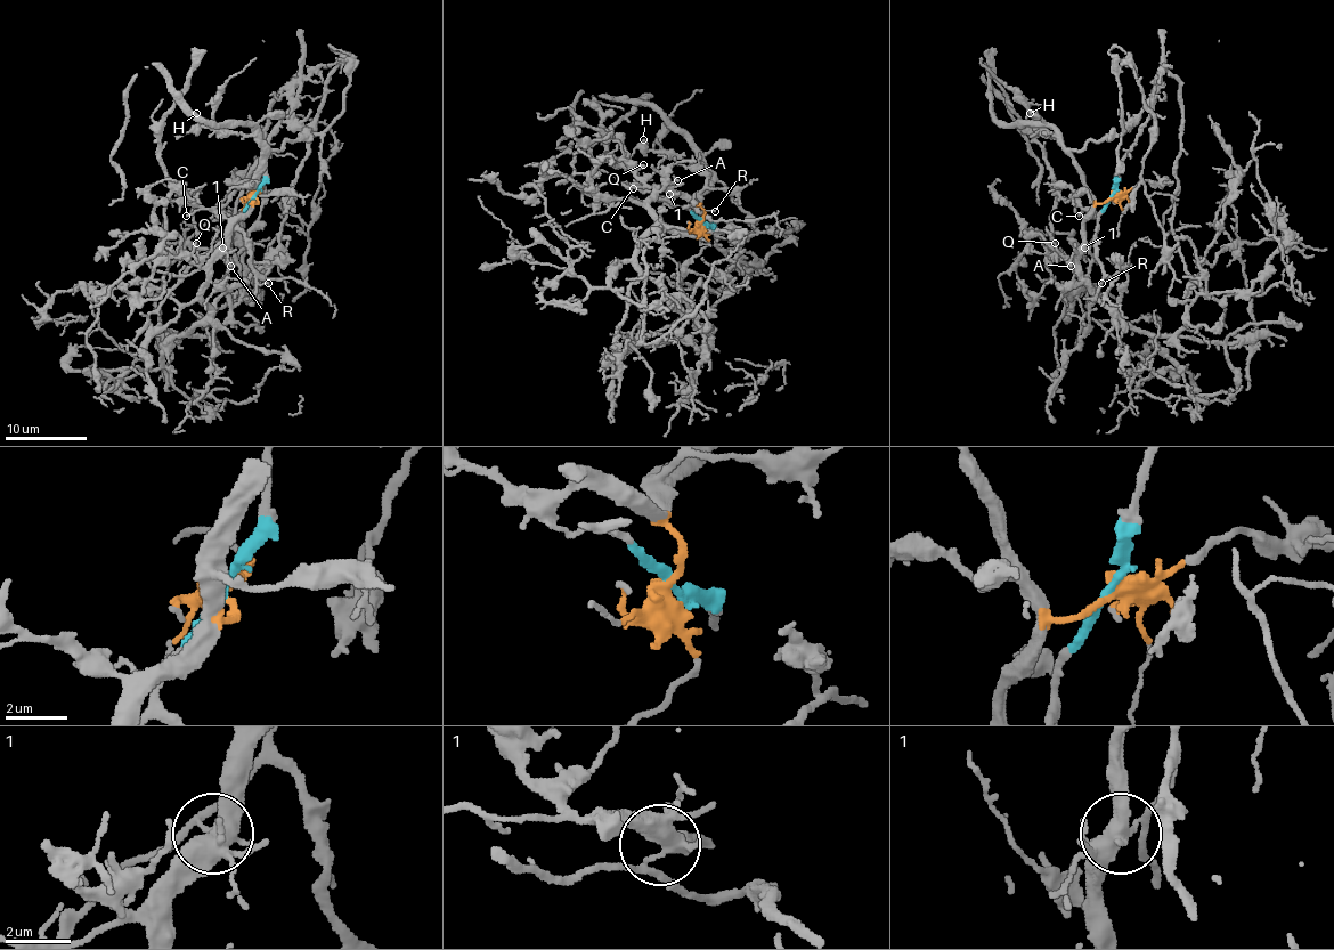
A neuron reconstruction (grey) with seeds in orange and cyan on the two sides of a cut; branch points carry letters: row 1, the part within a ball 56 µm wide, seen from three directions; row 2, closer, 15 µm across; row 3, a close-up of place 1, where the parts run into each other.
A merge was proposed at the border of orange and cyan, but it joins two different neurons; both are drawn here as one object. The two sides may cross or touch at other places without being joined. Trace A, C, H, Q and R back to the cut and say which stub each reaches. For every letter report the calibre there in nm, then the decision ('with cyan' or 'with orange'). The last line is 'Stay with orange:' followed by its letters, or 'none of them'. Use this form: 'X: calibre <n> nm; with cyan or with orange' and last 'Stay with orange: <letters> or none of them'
A: calibre 140 nm; with orange
C: calibre 110 nm; with orange
H: calibre 140 nm; with orange
Q: calibre 150 nm; with orange
R: calibre 110 nm; with cyan
Stay with orange: A, C, H, Q

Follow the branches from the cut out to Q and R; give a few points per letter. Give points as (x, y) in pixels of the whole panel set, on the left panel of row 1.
Q: (254, 195), (255, 203), (235, 221), (229, 240), (203, 267), (197, 267), (188, 258), (197, 242)
R: (254, 195), (237, 219), (237, 228), (247, 248), (255, 281), (260, 285), (268, 283)

